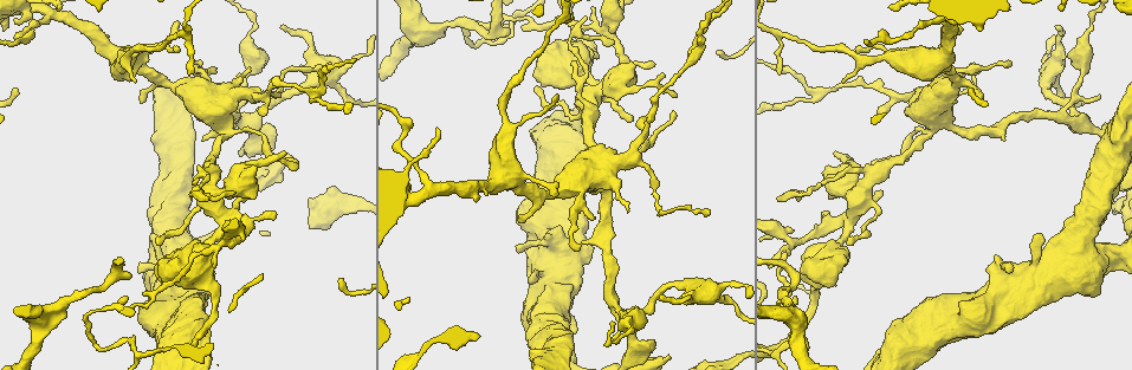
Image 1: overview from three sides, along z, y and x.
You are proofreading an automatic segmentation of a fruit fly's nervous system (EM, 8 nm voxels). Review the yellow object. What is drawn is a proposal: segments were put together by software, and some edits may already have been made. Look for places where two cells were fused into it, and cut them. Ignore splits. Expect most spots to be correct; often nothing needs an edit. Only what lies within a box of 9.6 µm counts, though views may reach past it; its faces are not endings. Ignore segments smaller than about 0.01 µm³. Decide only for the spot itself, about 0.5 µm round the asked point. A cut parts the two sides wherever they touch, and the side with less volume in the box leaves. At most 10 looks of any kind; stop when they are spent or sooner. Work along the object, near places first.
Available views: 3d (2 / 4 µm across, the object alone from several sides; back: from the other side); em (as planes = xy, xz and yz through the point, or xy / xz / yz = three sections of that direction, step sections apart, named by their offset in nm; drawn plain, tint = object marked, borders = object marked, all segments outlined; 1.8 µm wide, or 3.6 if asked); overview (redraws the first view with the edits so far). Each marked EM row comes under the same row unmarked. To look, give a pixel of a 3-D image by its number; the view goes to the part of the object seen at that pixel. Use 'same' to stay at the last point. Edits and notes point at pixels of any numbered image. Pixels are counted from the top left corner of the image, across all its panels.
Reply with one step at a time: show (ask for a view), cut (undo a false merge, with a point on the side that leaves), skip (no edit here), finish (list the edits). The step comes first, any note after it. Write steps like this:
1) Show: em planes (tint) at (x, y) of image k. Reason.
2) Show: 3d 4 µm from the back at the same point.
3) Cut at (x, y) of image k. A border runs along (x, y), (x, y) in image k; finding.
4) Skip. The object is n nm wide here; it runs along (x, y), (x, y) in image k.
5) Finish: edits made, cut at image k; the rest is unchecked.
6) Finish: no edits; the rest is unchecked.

Show: em 3.6 µm planes (tint) at (542, 276) of image 1. Thick turns thin.

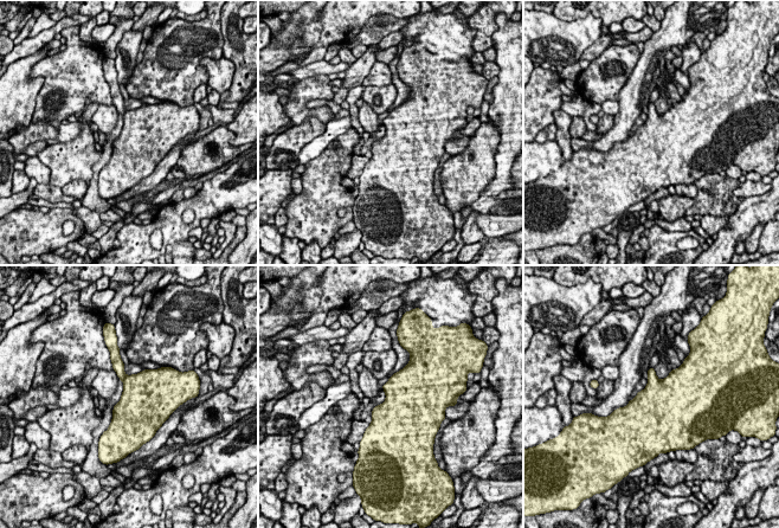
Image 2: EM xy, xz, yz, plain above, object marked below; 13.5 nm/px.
Skip. The object is 460 nm wide here; continuous, no second cell.

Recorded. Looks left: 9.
Show: 3d 4 µm at (213, 206) of image 1. Looks like a crossing.

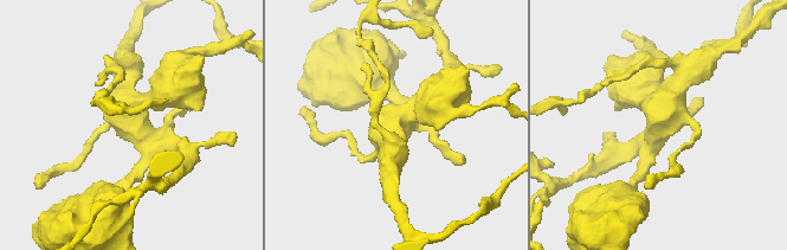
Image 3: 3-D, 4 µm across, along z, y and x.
Show: em 3.6 µm planes (tint) at (659, 124) of image 3. Shape alone is not enough.

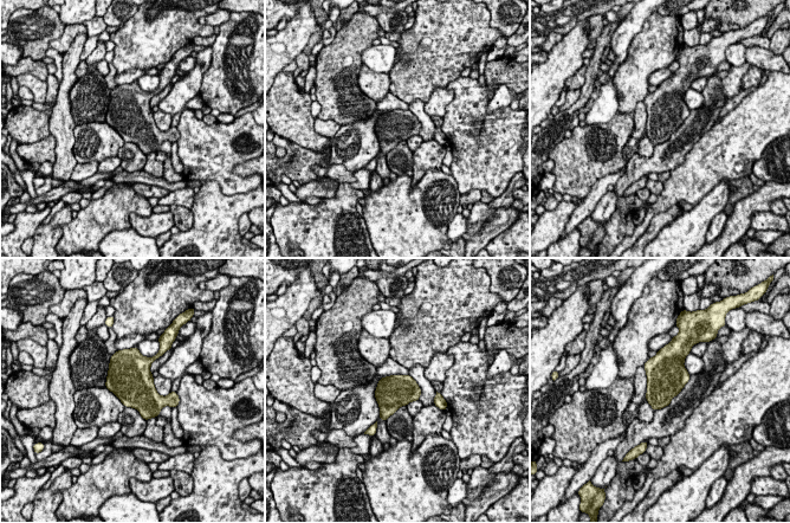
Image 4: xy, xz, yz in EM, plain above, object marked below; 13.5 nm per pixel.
Skip. The object is 440 nm wide here; continuous, no second cell.

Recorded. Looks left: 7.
Show: em 3.6 µm planes (tint) at (943, 125) of image 1. Sharp bend.

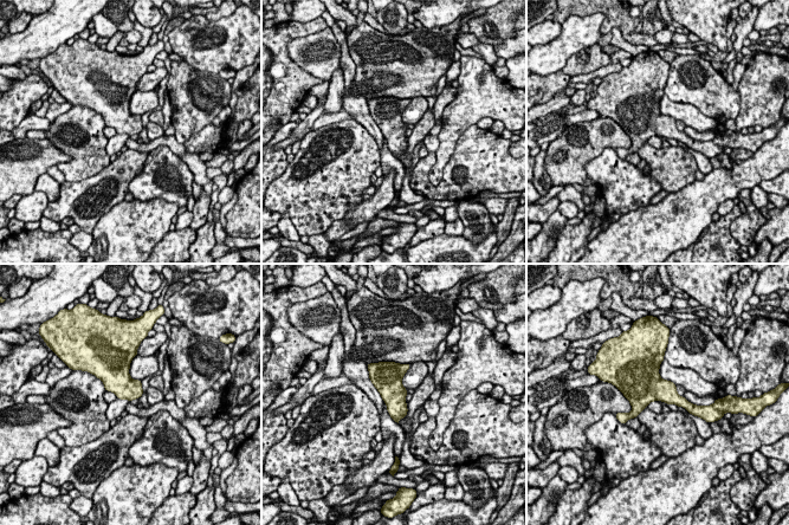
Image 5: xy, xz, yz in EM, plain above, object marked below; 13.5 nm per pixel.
Skip. The object is 340 nm wide here; all the same cell.

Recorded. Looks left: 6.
Show: 3d 4 µm at (818, 92) of image 1. Two arms in line, one across.

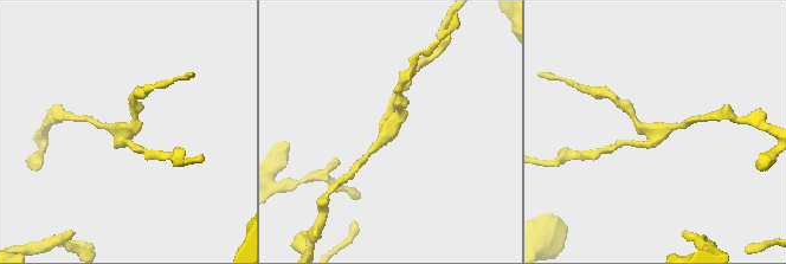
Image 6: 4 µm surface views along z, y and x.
Show: em yz step 16 (tint) at (654, 131) of image 6. 3 arms meet here.

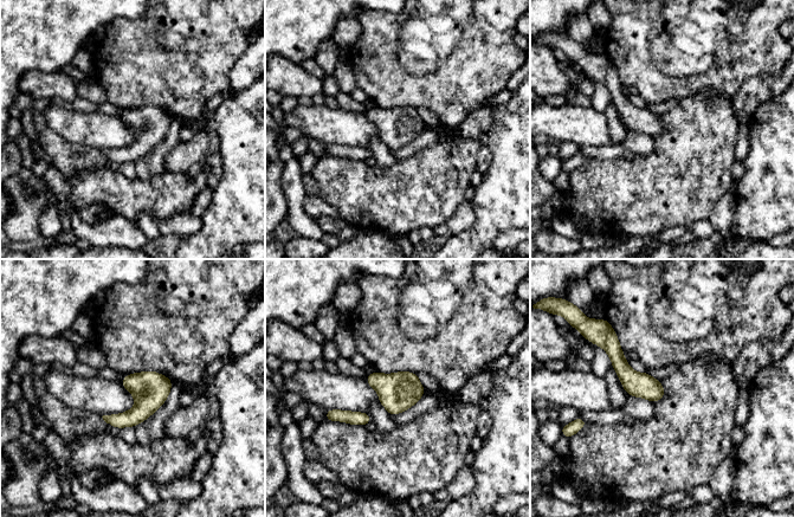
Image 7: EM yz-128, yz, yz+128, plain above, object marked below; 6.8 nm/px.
Show: em planes (borders) at the same point. Another direction.

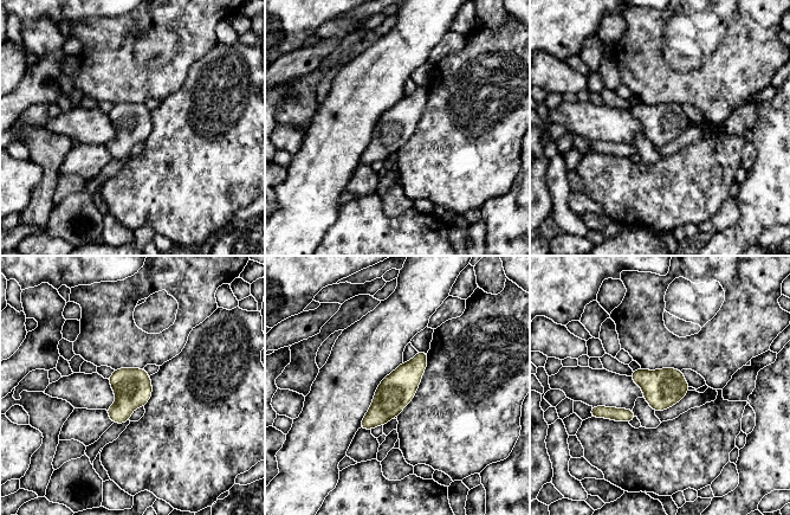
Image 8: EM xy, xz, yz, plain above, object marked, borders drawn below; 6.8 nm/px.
Skip. Continuous, no second cell.

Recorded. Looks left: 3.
Finish: no edits; the rest is unchecked.

